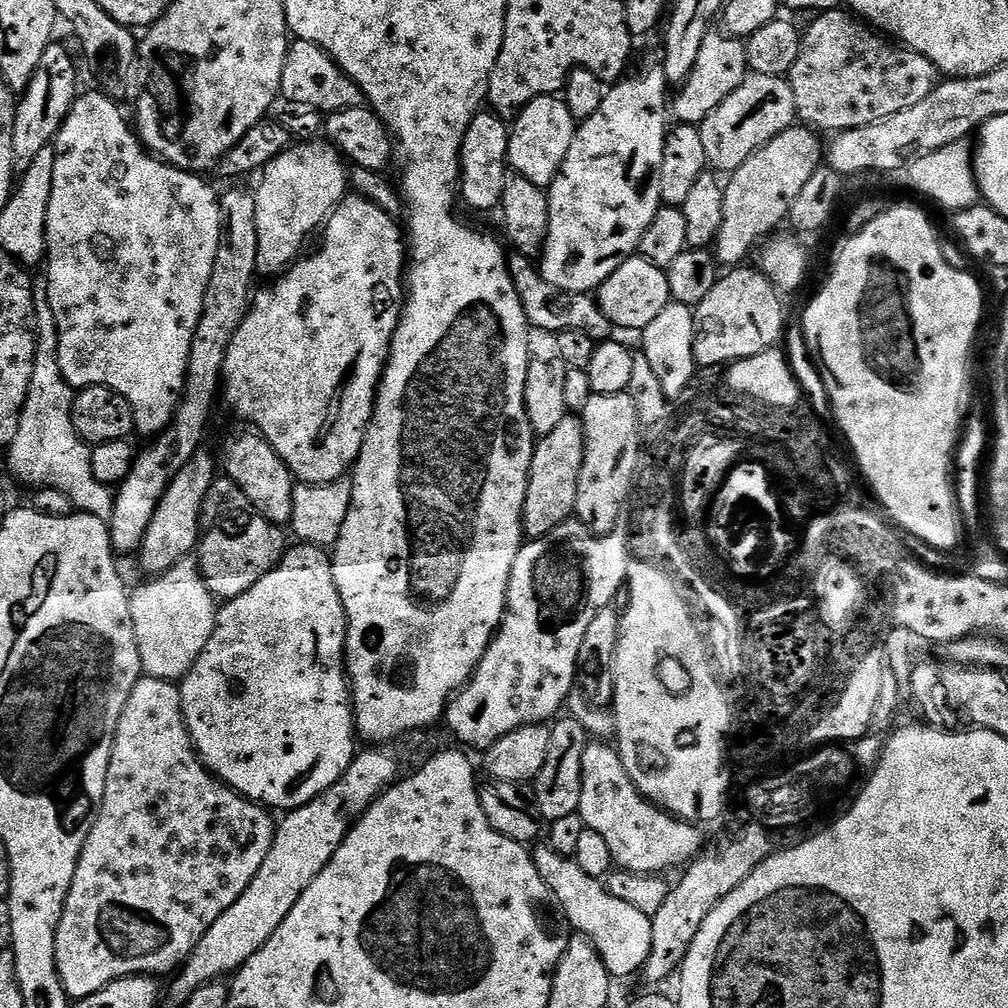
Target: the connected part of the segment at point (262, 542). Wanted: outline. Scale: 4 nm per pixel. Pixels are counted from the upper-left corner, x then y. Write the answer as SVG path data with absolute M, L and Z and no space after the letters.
M252 518L243 529L235 534L230 532L205 531L198 545L198 563L200 573L204 575L206 586L212 592L212 595L221 601L227 602L233 600L235 596L246 594L258 583L266 573L274 570L286 551L284 544L285 529L278 524L272 524L268 520Z

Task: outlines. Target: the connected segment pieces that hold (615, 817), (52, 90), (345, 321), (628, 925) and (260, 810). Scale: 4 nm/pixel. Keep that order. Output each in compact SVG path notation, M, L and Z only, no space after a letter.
M589 743L586 754L582 756L582 802L579 813L586 828L598 830L598 834L606 838L613 865L648 878L651 872L679 869L695 860L705 847L704 836L696 829L699 827L645 800L634 786L619 751L611 743L608 744Z
M54 42L46 54L42 54L42 62L38 62L28 89L16 100L12 168L17 175L30 167L41 148L55 141L66 115L66 106L71 106L77 95L76 64L60 42Z
M352 194L332 211L327 224L322 229L324 241L313 256L305 255L279 278L273 279L269 288L255 293L246 318L238 330L234 330L234 338L230 338L230 346L226 350L224 373L222 375L222 400L236 416L249 420L251 427L264 437L270 446L286 462L293 477L301 484L335 484L351 473L356 459L360 456L362 442L366 438L368 423L372 421L372 411L376 405L376 392L380 389L380 379L384 377L384 367L388 364L388 353L392 351L392 335L400 324L400 310L406 299L406 236L396 225L397 221L386 214L374 202Z
M551 846L537 847L532 852L532 860L536 863L538 874L542 874L544 881L548 883L548 889L551 890L552 896L560 909L564 912L564 919L579 935L589 936L598 950L602 954L602 960L606 962L606 970L613 978L629 978L641 971L644 963L648 961L650 946L652 945L652 917L645 909L639 909L632 906L629 902L624 902L616 898L614 894L608 891L603 879L586 874L582 866L578 866L576 859L570 856L564 856L556 852Z
M147 674L130 690L130 698L126 698L126 710L122 710L122 718L118 722L118 734L114 738L114 750L110 758L110 770L106 774L106 794L102 798L102 810L98 814L98 822L94 822L94 830L90 830L90 838L86 838L86 846L78 858L78 870L74 870L74 882L70 886L70 894L62 910L62 922L56 935L56 965L62 978L62 986L68 991L73 1001L86 998L98 990L102 990L110 982L121 980L127 976L163 977L163 972L175 973L183 965L202 942L206 930L242 898L246 886L254 882L254 874L262 870L262 862L266 862L266 854L270 854L272 843L276 837L277 821L272 820L273 813L263 804L256 804L244 796L239 796L228 784L224 784L217 776L209 772L203 760L196 755L196 746L192 735L184 721L184 711L180 708L180 689L171 680L159 680Z

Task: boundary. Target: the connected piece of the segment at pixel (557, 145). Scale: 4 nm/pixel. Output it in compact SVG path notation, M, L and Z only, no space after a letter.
M559 95L534 98L515 117L510 124L508 164L515 175L534 182L534 186L542 189L551 188L556 176L560 173L562 162L566 162L566 154L570 154L570 146L576 137L578 121L570 114Z

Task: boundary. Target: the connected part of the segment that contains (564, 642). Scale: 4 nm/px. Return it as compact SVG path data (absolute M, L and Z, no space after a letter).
M575 518L559 524L542 538L521 544L518 558L514 558L514 570L510 574L504 620L492 637L472 679L449 701L446 709L449 730L462 743L486 750L498 742L498 738L510 734L510 730L555 721L565 711L564 703L572 687L578 684L580 651L582 642L586 642L586 630L590 630L590 622L594 622L602 610L613 607L612 599L625 591L628 569L632 567L633 559L627 531L617 530L599 536Z

